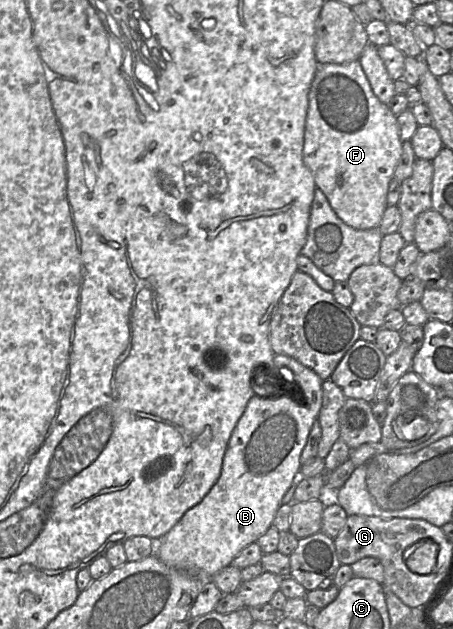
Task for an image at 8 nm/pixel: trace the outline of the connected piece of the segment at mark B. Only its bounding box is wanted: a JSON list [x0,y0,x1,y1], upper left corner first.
[155,354,323,580]

